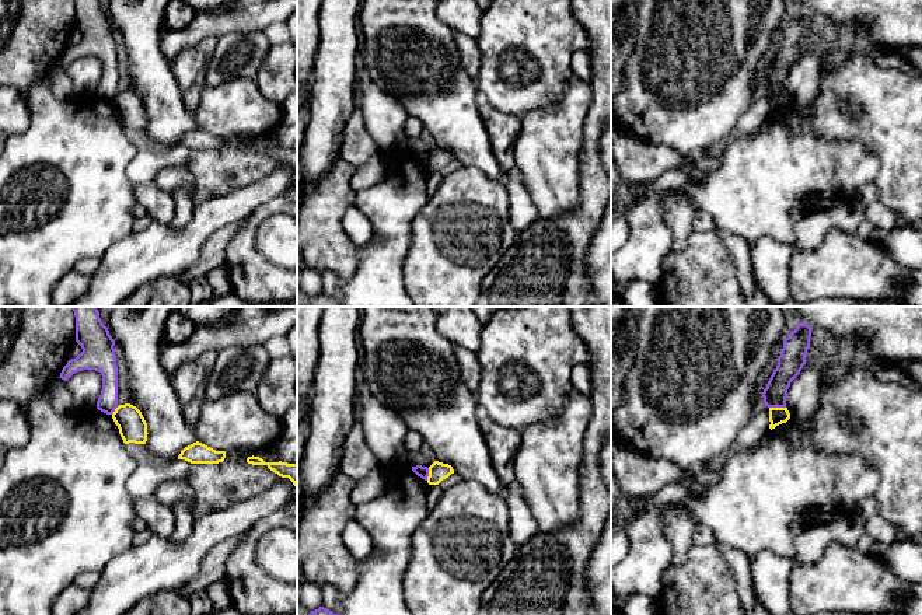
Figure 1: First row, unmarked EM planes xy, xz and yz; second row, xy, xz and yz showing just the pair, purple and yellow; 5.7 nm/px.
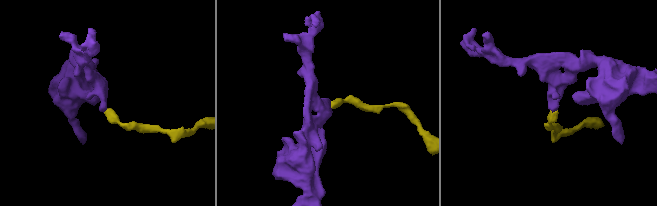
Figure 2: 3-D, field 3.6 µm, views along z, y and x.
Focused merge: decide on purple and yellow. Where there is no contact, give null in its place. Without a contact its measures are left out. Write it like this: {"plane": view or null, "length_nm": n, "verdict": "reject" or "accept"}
{"plane": "yz", "length_nm": 100, "verdict": "reject"}

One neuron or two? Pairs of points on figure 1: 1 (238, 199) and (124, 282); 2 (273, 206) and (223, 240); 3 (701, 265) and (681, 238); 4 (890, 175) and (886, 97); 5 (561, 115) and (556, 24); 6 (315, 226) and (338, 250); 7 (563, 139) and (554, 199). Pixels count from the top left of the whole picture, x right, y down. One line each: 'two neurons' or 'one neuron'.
1: one neuron
2: two neurons
3: two neurons
4: one neuron
5: two neurons
6: one neuron
7: one neuron

